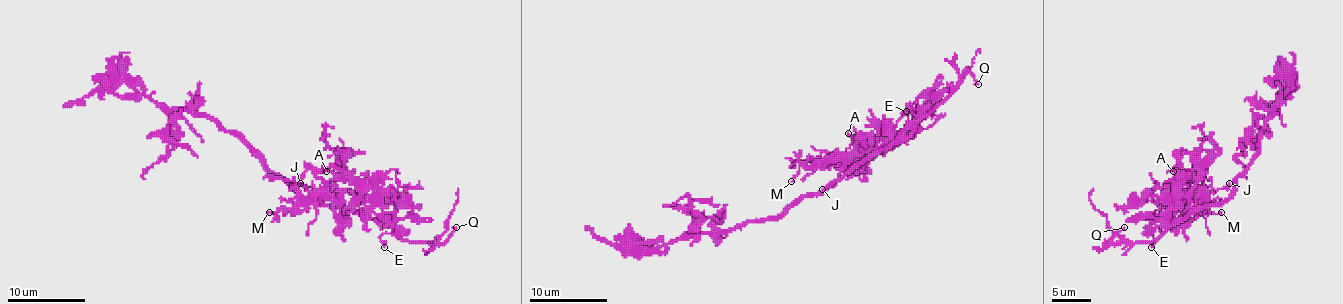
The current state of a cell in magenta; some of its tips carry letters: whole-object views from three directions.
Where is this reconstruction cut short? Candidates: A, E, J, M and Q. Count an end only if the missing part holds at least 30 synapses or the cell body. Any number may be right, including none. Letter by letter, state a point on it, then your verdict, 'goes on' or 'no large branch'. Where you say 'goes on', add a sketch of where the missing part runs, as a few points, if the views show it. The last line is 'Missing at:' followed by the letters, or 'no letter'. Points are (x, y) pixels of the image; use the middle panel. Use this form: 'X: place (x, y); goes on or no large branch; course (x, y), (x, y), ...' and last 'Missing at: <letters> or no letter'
A: place (848, 133); no large branch
E: place (906, 111); no large branch
J: place (822, 189); no large branch
M: place (791, 181); no large branch
Q: place (978, 84); goes on; course (978, 84), (970, 113), (943, 158), (945, 177), (935, 181)
Missing at: Q

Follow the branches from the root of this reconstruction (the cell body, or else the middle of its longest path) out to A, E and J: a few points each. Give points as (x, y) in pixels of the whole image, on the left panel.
A: (289, 181), (308, 200), (339, 208), (333, 202), (331, 185), (349, 175), (331, 167), (326, 171)
E: (289, 181), (308, 200), (363, 212), (392, 225), (394, 233), (380, 237), (384, 247)
J: (289, 181), (308, 200), (341, 206), (339, 208), (316, 189), (300, 183)

